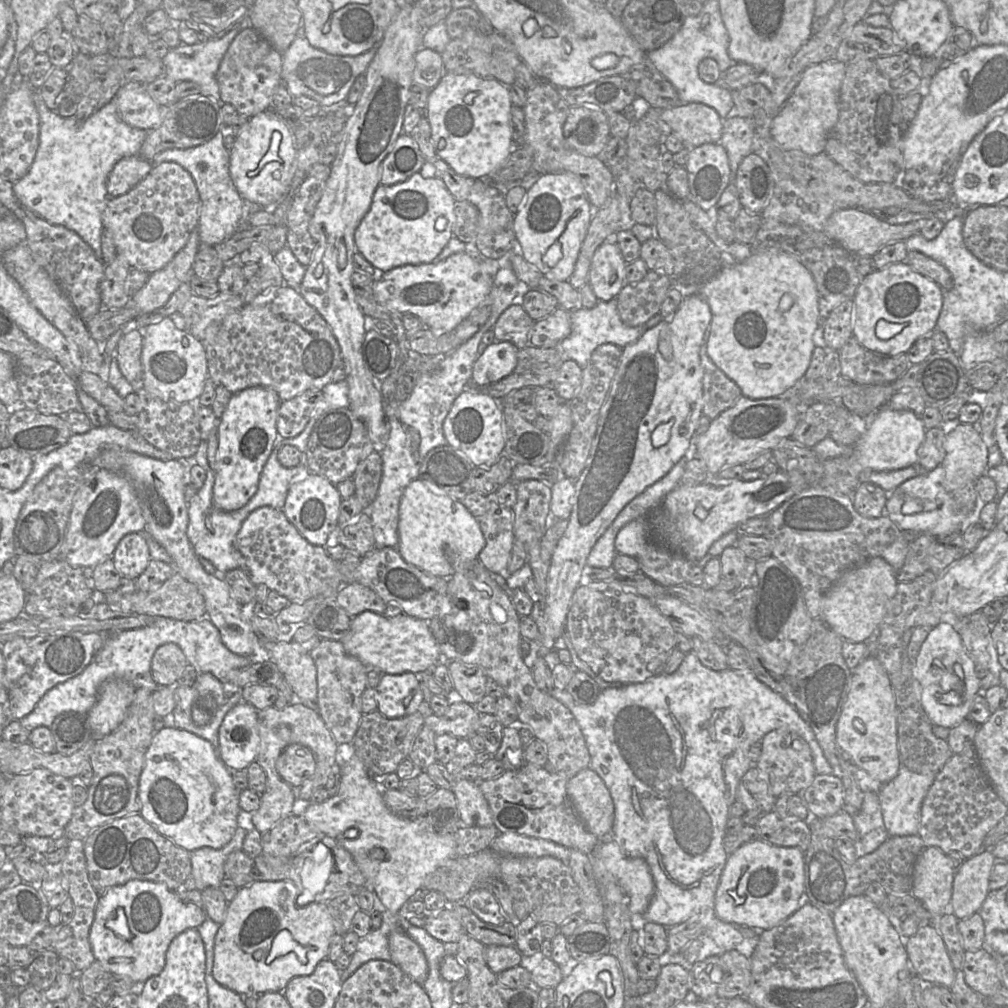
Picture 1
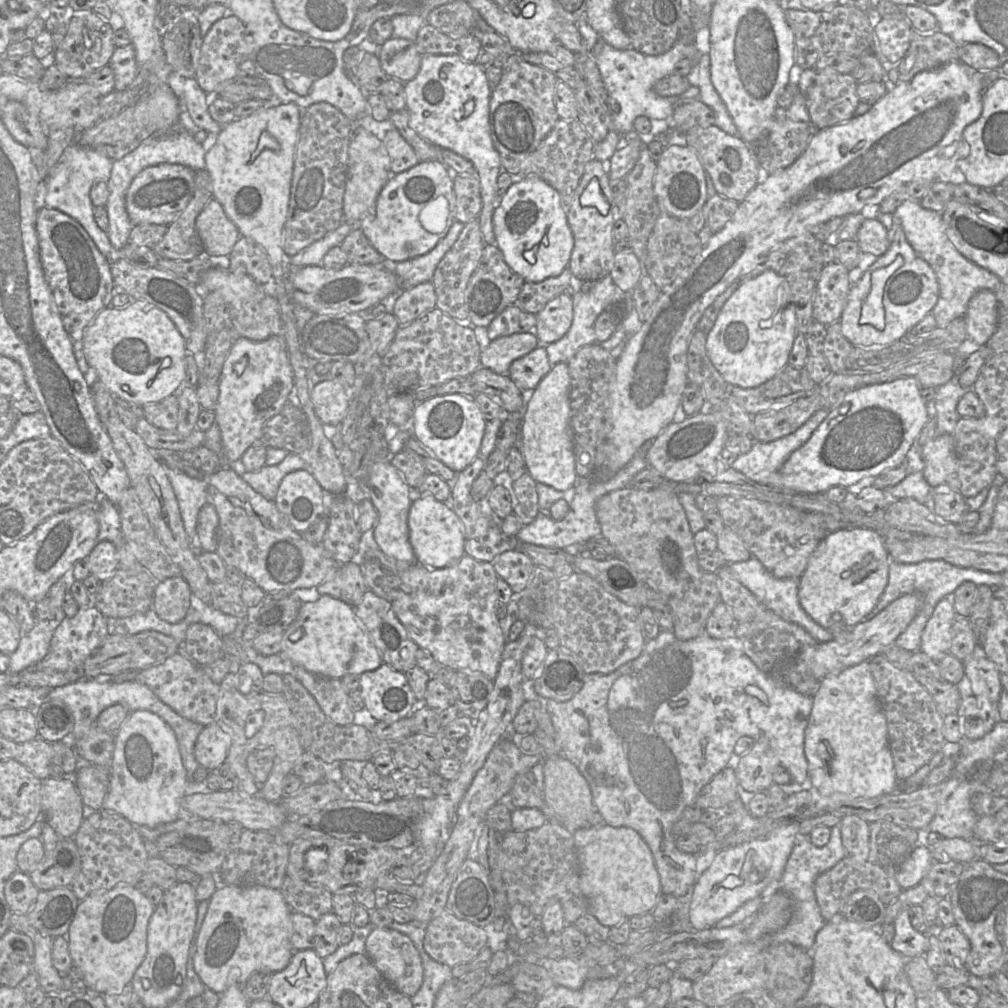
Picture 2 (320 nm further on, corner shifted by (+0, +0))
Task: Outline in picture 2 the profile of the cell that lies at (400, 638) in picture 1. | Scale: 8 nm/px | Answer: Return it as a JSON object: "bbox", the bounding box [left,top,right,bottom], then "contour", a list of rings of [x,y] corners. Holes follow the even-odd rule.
{"bbox":[281,595,383,677],"contour":[[[320,595],[315,602],[302,603],[296,620],[285,630],[281,652],[294,664],[326,677],[360,675],[379,668],[383,661],[365,626],[346,602],[330,595]]]}

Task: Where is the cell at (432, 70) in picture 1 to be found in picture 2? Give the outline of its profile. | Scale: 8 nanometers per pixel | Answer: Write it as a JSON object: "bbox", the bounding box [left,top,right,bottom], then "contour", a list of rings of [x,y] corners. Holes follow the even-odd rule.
{"bbox":[378,38,422,83],"contour":[[[390,38],[381,45],[378,58],[389,78],[406,83],[418,74],[422,55],[415,42],[403,38]]]}

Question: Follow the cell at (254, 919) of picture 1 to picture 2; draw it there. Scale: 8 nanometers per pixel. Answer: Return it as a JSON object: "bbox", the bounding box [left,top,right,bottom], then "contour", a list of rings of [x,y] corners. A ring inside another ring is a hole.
{"bbox":[194,883,294,994],"contour":[[[218,883],[218,888],[209,899],[208,906],[194,956],[194,969],[207,988],[222,994],[232,984],[243,986],[255,972],[275,973],[288,966],[294,953],[291,944],[293,911],[280,889]]]}

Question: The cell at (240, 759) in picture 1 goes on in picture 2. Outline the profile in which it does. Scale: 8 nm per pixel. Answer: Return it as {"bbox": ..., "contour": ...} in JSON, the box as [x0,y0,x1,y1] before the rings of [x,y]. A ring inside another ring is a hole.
{"bbox":[195,722,231,770],"contour":[[[219,722],[206,725],[195,743],[196,761],[204,768],[215,770],[226,761],[230,744],[231,737]]]}

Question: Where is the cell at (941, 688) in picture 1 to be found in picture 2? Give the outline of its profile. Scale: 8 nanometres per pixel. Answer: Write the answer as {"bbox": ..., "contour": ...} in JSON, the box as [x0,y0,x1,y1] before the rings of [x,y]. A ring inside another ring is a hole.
{"bbox":[920,593,955,662],"contour":[[[952,593],[937,603],[922,633],[920,651],[936,662],[951,654],[952,626],[955,618]]]}

